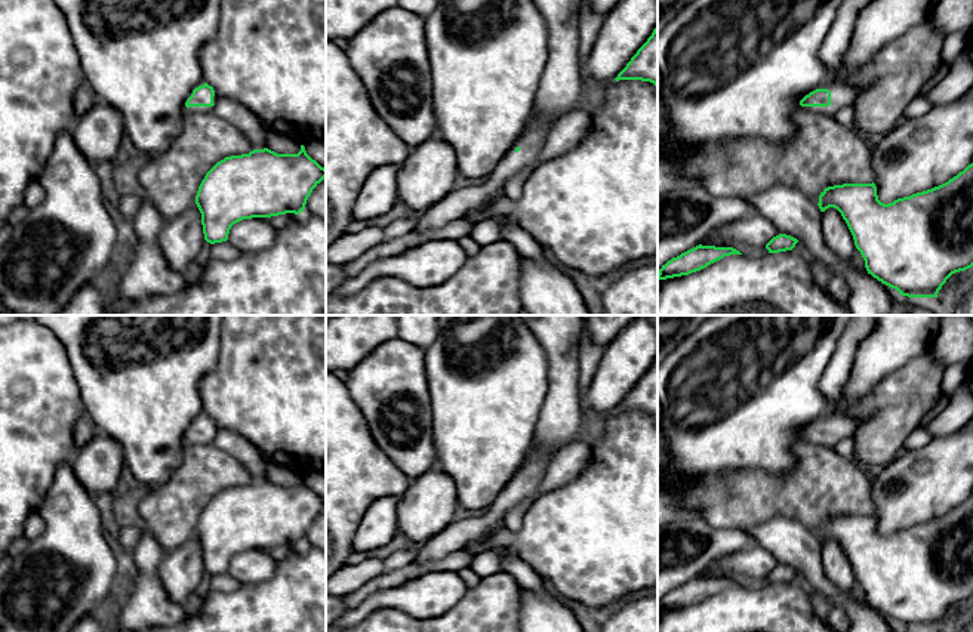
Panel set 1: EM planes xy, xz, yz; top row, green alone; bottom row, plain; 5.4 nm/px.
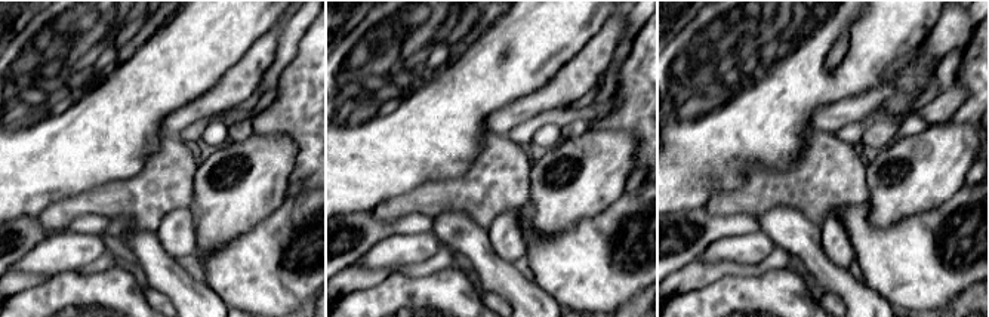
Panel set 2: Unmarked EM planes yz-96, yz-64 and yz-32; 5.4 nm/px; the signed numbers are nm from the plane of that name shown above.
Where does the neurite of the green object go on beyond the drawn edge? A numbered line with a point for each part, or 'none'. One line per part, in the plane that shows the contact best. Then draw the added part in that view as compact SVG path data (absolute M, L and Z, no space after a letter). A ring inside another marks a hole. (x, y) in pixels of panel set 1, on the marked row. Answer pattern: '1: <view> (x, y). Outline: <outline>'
1: yz (843, 95). Outline: M829 83L829 84L819 86L817 89L828 89L831 92L831 105L801 107L803 111L834 117L840 110L852 107L857 96L857 89L847 83Z

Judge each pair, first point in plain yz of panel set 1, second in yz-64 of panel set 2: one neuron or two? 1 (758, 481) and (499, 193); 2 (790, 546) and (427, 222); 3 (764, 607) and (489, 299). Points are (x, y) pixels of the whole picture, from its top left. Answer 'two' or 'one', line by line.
1: one
2: two
3: two

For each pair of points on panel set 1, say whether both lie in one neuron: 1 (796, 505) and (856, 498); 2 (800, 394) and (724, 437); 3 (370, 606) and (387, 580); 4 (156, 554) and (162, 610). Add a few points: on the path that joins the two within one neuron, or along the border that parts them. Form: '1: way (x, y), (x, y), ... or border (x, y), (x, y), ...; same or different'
1: way (810, 498), (841, 498); same
2: way (781, 394), (764, 397), (744, 418); same
3: border (413, 576), (397, 585), (373, 591), (351, 609); different
4: way (150, 567), (150, 597); same

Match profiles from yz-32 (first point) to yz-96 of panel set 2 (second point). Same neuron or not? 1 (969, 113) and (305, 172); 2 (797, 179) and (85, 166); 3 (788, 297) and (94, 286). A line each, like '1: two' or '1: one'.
1: one
2: two
3: one

